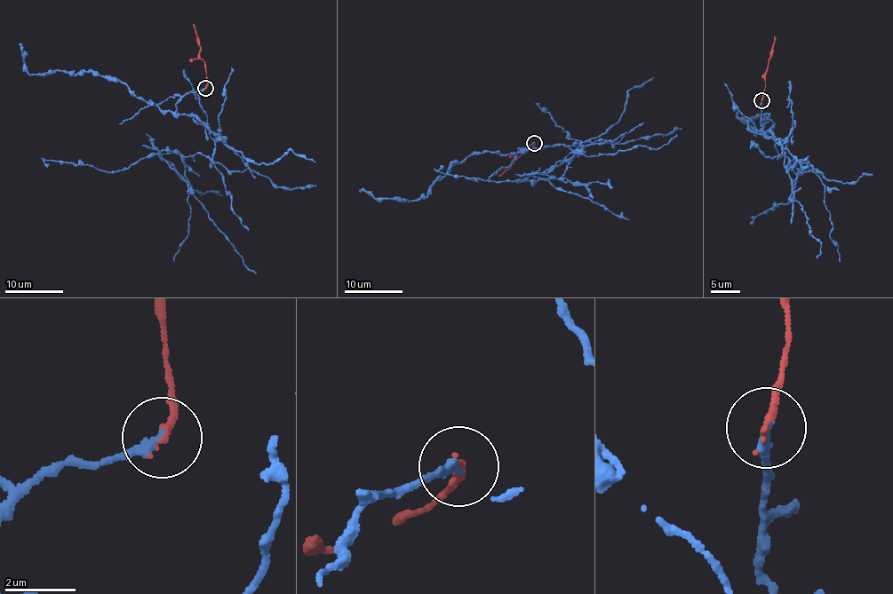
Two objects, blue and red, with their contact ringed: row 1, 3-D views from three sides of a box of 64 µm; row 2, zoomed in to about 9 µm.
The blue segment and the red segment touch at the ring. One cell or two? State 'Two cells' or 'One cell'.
Two cells

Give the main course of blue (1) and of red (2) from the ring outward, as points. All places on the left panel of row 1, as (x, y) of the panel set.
1: (205, 88), (187, 93), (176, 109), (213, 132), (212, 161), (199, 154), (163, 150), (160, 155), (256, 273)
2: (205, 88), (205, 61), (200, 57), (200, 40), (192, 24)

